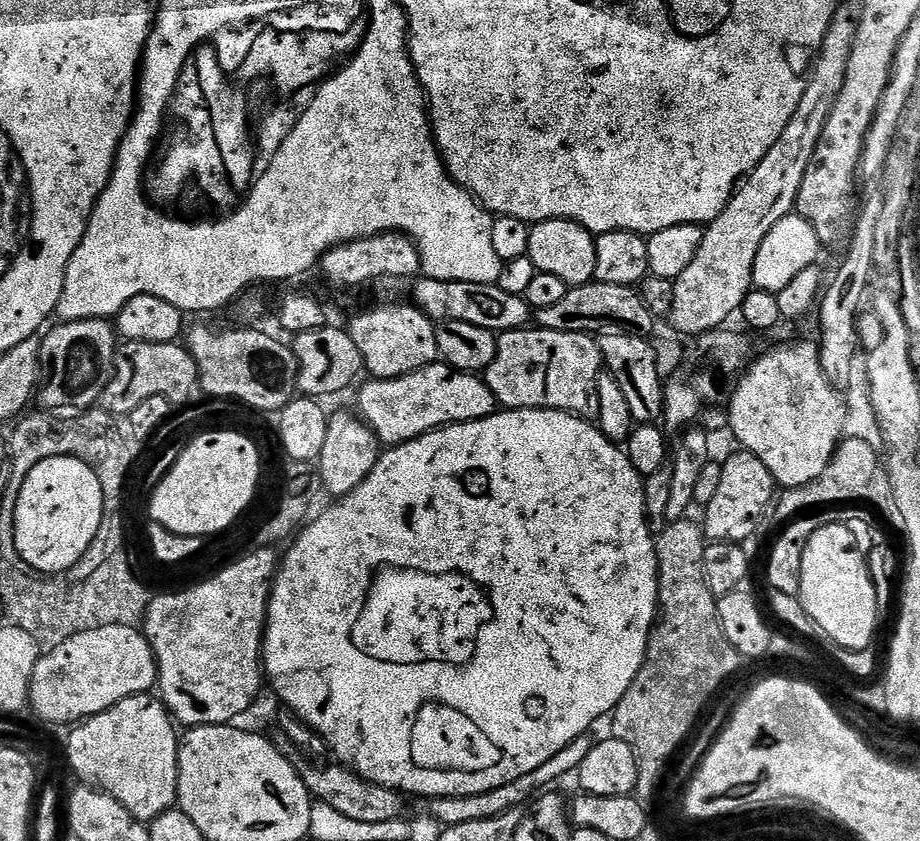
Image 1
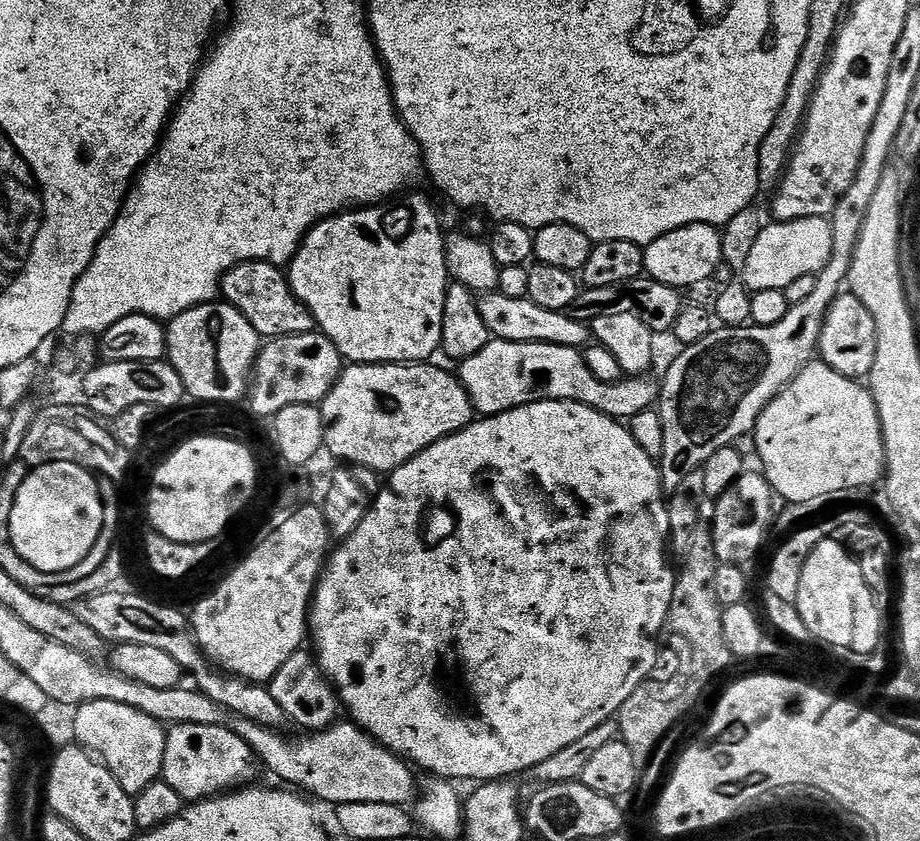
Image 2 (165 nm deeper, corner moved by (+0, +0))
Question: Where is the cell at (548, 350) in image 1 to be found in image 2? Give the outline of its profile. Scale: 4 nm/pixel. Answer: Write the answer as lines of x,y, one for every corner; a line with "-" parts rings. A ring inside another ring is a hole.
492,339
478,354
459,361
458,375
466,394
470,398
473,409
481,417
497,416
518,406
533,404
539,400
569,400
590,406
610,418
627,422
634,414
642,414
642,410
653,407
660,398
660,384
652,381
651,375
629,376
618,382
602,382
602,378
594,378
590,374
590,366
586,366
581,349
542,342
510,342
509,340

